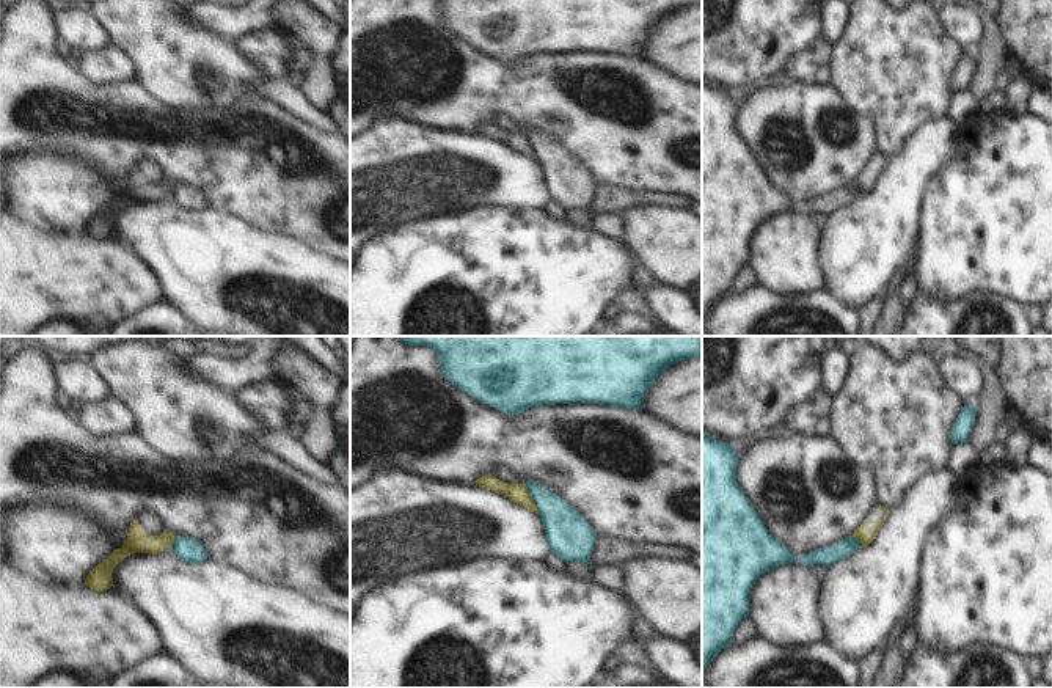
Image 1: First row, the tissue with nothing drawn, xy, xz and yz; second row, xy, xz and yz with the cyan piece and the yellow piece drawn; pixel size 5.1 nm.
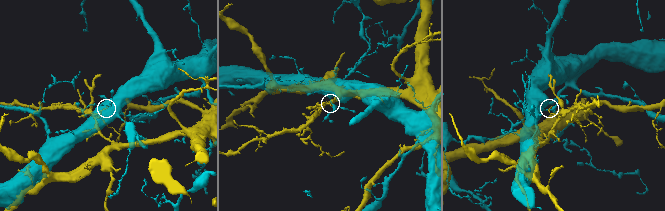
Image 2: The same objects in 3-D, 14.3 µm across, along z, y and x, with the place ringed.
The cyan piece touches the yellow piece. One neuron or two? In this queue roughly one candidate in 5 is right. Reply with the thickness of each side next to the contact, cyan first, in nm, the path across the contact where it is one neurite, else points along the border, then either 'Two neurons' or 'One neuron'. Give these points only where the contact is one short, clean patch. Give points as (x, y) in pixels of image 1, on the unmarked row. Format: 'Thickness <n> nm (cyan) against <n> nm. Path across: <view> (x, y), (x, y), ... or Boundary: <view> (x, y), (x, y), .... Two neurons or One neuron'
Thickness 220 nm (cyan) against 100 nm. Two neurons

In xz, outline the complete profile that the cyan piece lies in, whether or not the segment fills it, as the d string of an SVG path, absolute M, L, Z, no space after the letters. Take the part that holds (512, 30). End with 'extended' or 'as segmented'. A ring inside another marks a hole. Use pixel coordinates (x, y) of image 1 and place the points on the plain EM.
M437 0L444 25L468 44L506 63L537 53L598 52L642 58L644 46L655 27L670 13L699 6L702 0Z; as segmented

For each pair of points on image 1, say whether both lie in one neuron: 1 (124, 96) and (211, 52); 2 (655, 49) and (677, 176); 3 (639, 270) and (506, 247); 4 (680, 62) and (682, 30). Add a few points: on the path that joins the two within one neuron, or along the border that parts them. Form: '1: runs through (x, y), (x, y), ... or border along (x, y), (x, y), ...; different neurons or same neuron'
1: border along (134, 77), (173, 107); different neurons
2: border along (642, 57), (685, 80); different neurons
3: border along (636, 261), (631, 267), (630, 283); different neurons
4: runs through (682, 54), (682, 38); same neuron

